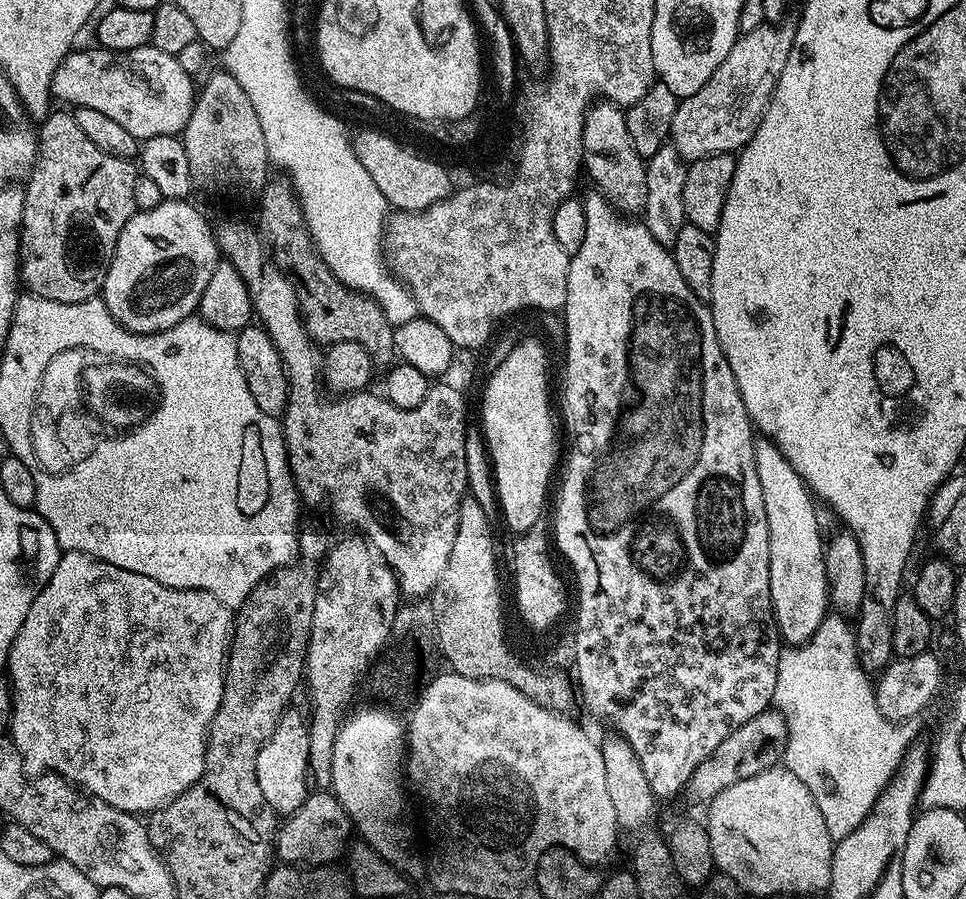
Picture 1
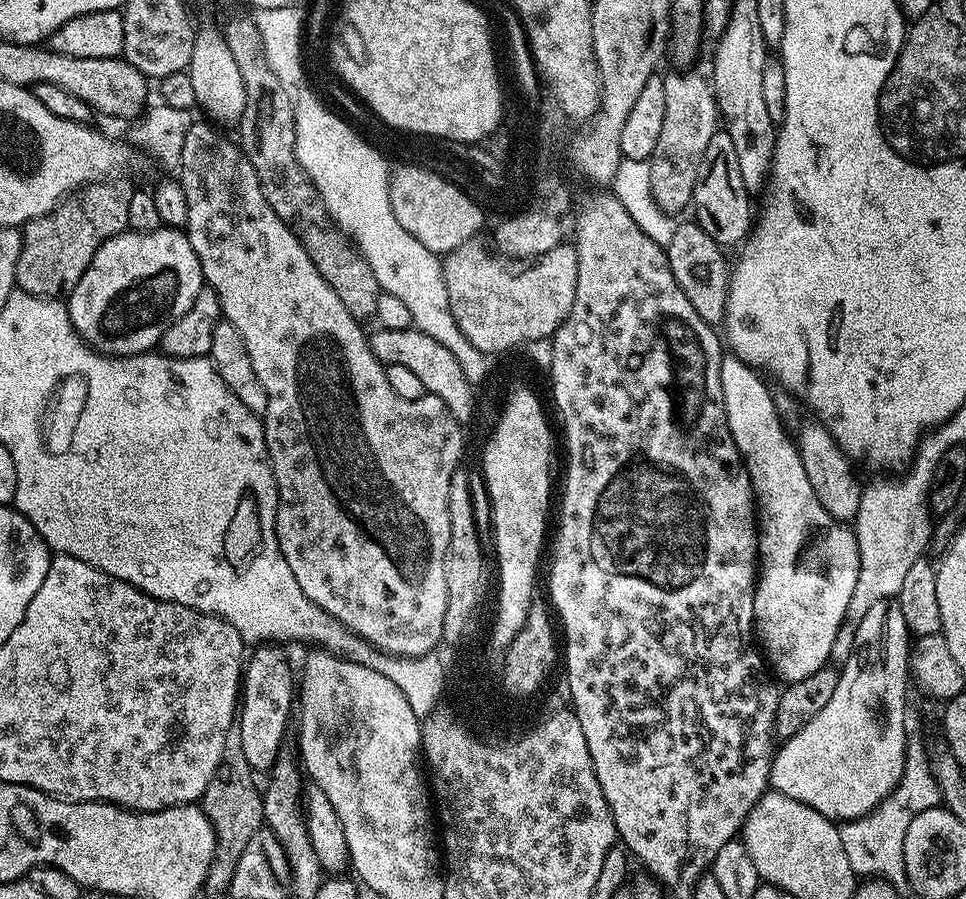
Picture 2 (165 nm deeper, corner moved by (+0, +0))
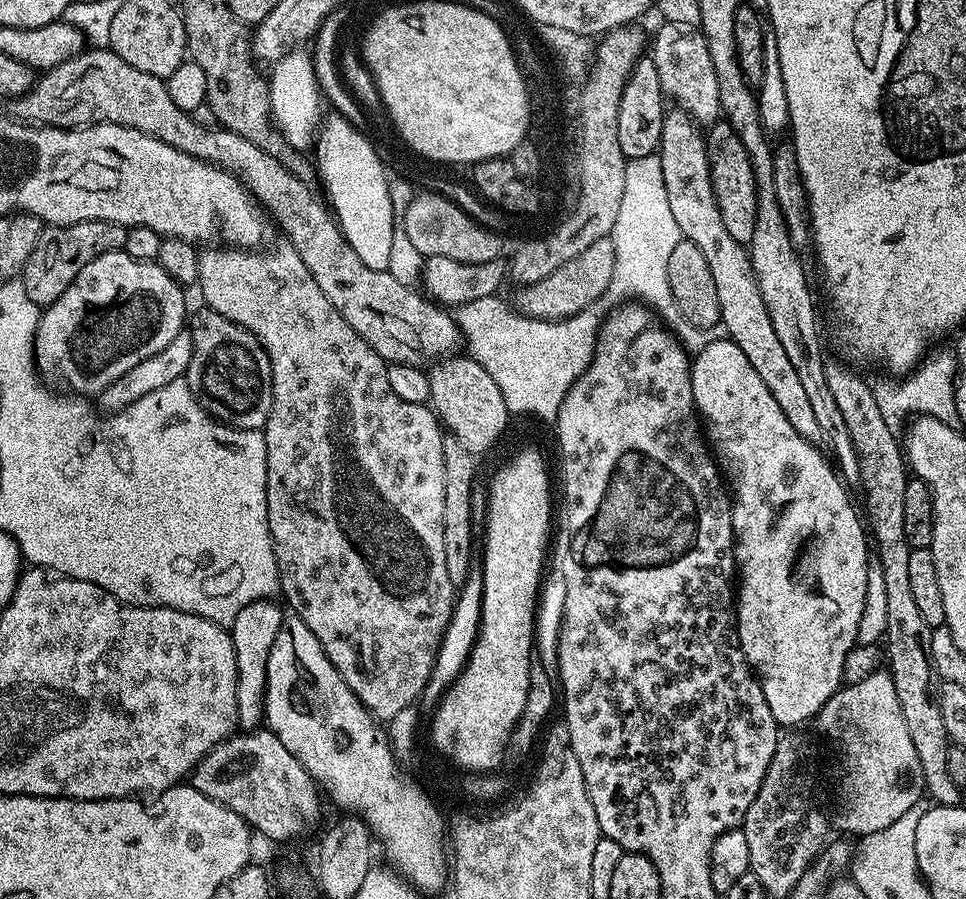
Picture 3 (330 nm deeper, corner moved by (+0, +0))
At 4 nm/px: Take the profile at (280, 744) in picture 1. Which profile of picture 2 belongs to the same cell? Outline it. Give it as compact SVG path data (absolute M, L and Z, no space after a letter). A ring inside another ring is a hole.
M268 642L257 647L247 657L242 669L242 699L238 704L238 727L242 734L242 754L257 773L267 773L280 756L284 744L284 731L289 731L288 715L294 712L294 668L288 665L283 647Z

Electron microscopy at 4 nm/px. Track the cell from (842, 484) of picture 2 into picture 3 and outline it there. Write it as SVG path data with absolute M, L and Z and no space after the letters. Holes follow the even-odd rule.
M678 106L665 111L658 155L662 162L662 178L666 182L666 202L670 202L670 210L674 213L674 222L678 222L680 235L683 239L694 242L694 246L702 250L706 262L710 262L710 275L714 277L714 286L718 289L720 324L728 331L725 332L727 339L734 341L738 350L746 354L750 366L754 366L754 371L762 378L762 382L766 382L770 394L774 394L774 402L778 402L778 407L782 409L782 414L786 414L790 426L794 426L794 430L798 430L798 434L802 434L802 438L806 438L811 444L819 445L824 439L822 429L818 426L814 409L794 370L794 365L788 360L782 342L774 331L774 325L770 323L770 314L766 310L766 302L762 302L762 290L758 290L758 278L754 278L754 266L748 256L747 247L739 244L726 231L726 225L722 222L722 210L718 210L718 198L714 198L714 186L710 178L708 141L705 133L696 121L691 120Z

